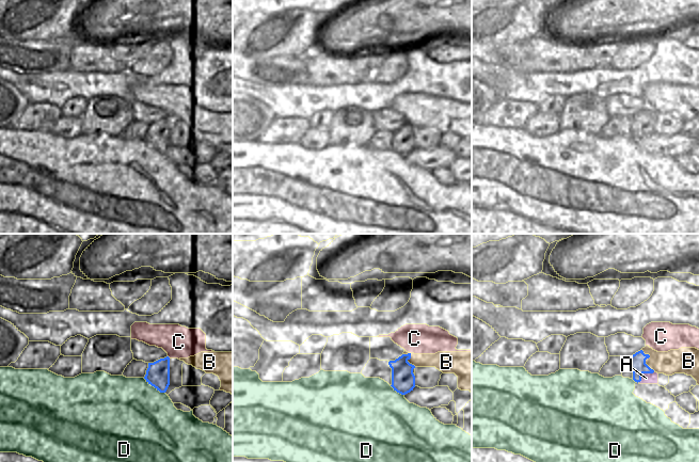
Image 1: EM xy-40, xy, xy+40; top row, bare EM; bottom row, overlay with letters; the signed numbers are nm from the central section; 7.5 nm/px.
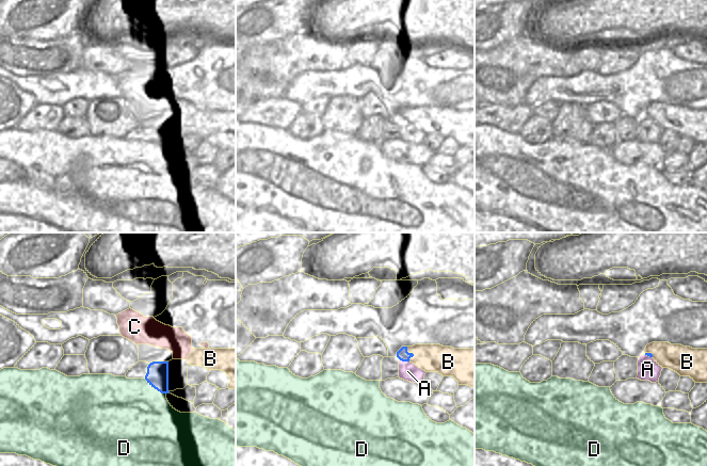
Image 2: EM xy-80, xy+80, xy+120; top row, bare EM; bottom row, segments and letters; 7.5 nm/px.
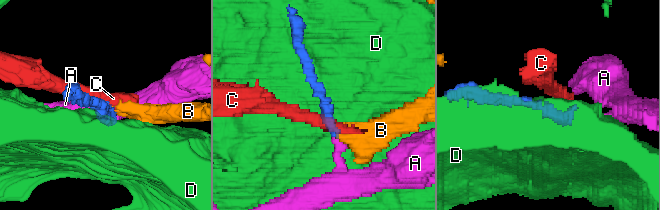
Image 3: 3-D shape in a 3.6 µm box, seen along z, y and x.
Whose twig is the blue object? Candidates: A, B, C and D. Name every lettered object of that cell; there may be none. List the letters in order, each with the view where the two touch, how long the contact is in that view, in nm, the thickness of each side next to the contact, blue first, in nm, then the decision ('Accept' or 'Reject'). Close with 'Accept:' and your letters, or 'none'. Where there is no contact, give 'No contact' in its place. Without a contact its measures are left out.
A: Touches blue in xy+40. Shared border 160 nm. Thickness 120 nm (blue) against 80 nm. Reject
B: Touches blue in xy+40. Shared border 190 nm. Thickness 120 nm (blue) against 180 nm. Reject
C: No contact. Reject
D: Touches blue in xy-40. Shared border 200 nm. Thickness 180 nm (blue) against 500 nm. Reject
Accept: none.

